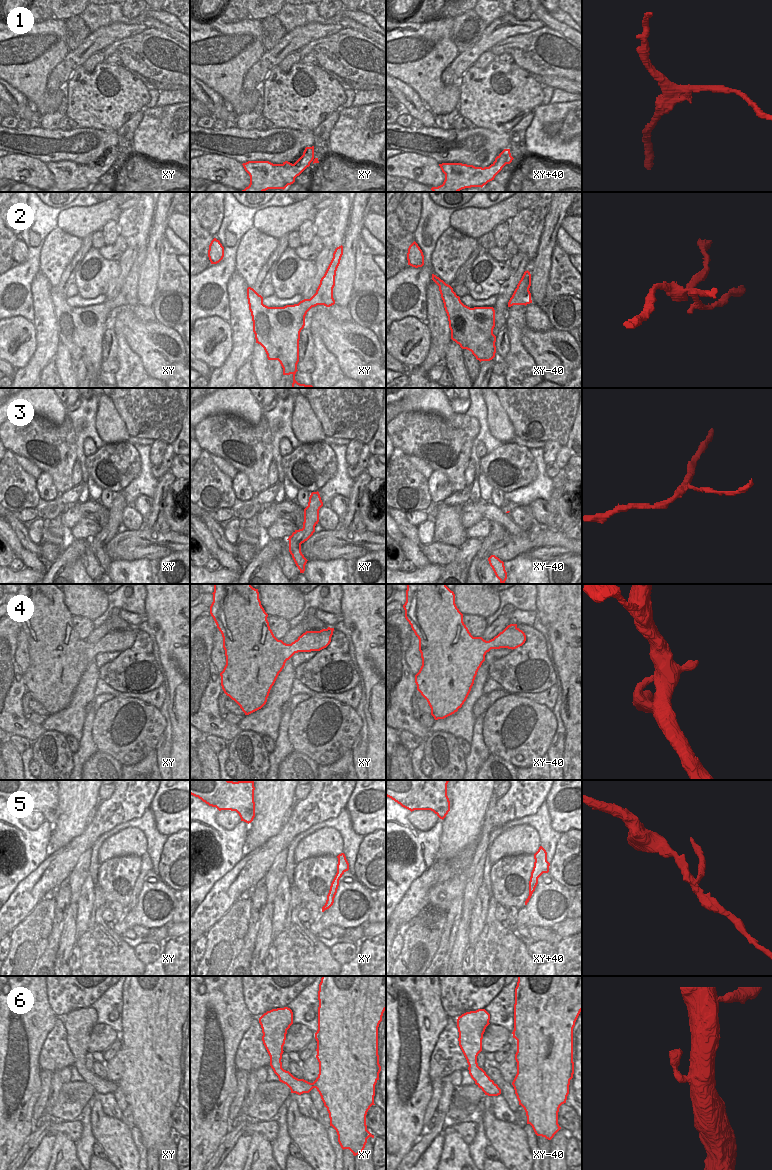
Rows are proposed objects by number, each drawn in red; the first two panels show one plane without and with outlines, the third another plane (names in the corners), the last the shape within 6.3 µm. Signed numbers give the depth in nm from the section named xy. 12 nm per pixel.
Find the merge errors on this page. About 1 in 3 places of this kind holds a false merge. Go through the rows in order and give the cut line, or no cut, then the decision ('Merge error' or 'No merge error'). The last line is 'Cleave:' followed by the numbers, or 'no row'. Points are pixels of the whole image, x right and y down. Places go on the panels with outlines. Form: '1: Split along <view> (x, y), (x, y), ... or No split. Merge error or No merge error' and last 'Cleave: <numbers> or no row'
1: No split. No merge error
2: Split along xy (304, 299), (312, 306). Merge error
3: Split along xy (303, 527), (304, 534), (300, 543). Merge error
4: No split. No merge error
5: Split along xy+40 (530, 880), (533, 891). Merge error
6: No split. No merge error
Cleave: 2, 3, 5.

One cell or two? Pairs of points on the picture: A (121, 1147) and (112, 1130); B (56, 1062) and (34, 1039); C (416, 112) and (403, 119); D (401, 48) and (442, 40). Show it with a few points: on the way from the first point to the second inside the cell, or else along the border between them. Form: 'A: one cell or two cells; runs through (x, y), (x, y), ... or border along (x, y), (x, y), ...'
A: one cell; runs through (118, 1143), (112, 1134)
B: two cells; border along (53, 1026), (39, 1054), (40, 1068)
C: two cells; border along (404, 111), (413, 118)
D: one cell; runs through (411, 48), (425, 48), (432, 41)

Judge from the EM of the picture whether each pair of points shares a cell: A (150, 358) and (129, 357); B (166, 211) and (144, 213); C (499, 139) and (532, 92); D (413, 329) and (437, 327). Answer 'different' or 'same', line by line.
A: different
B: different
C: different
D: different

